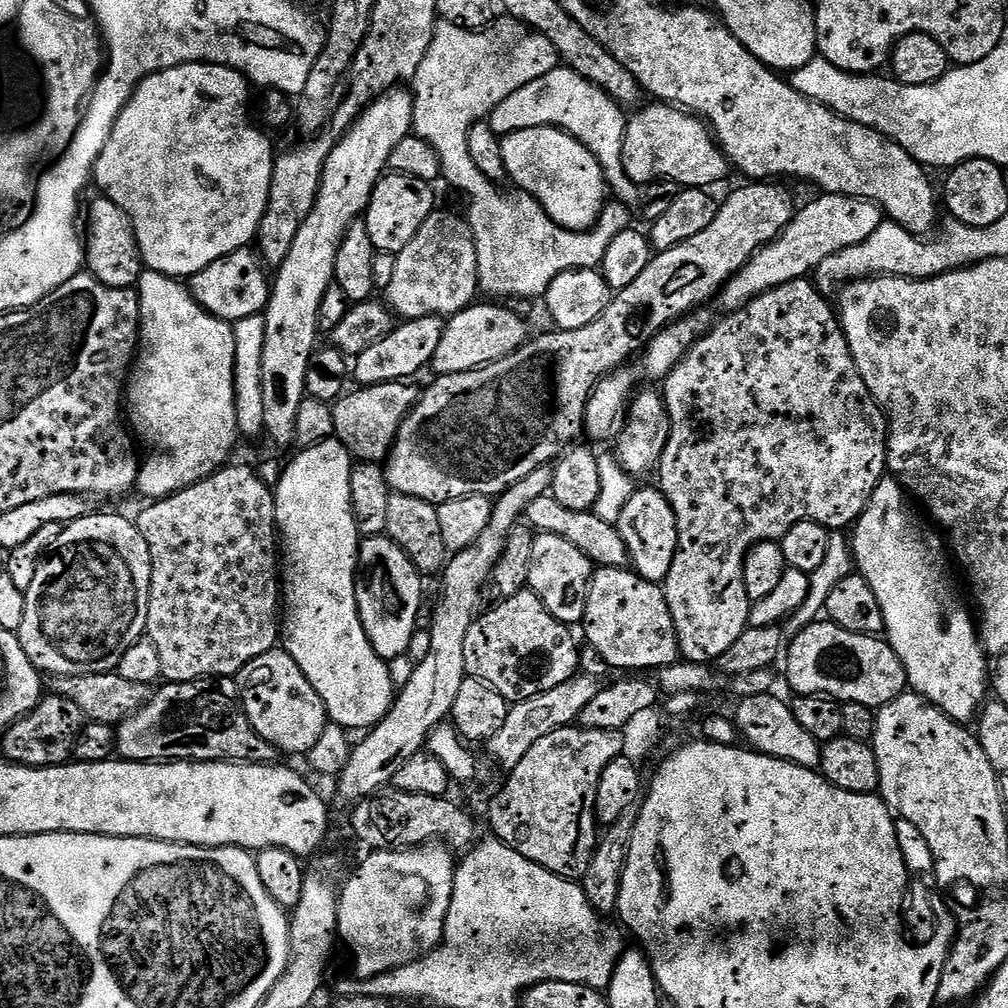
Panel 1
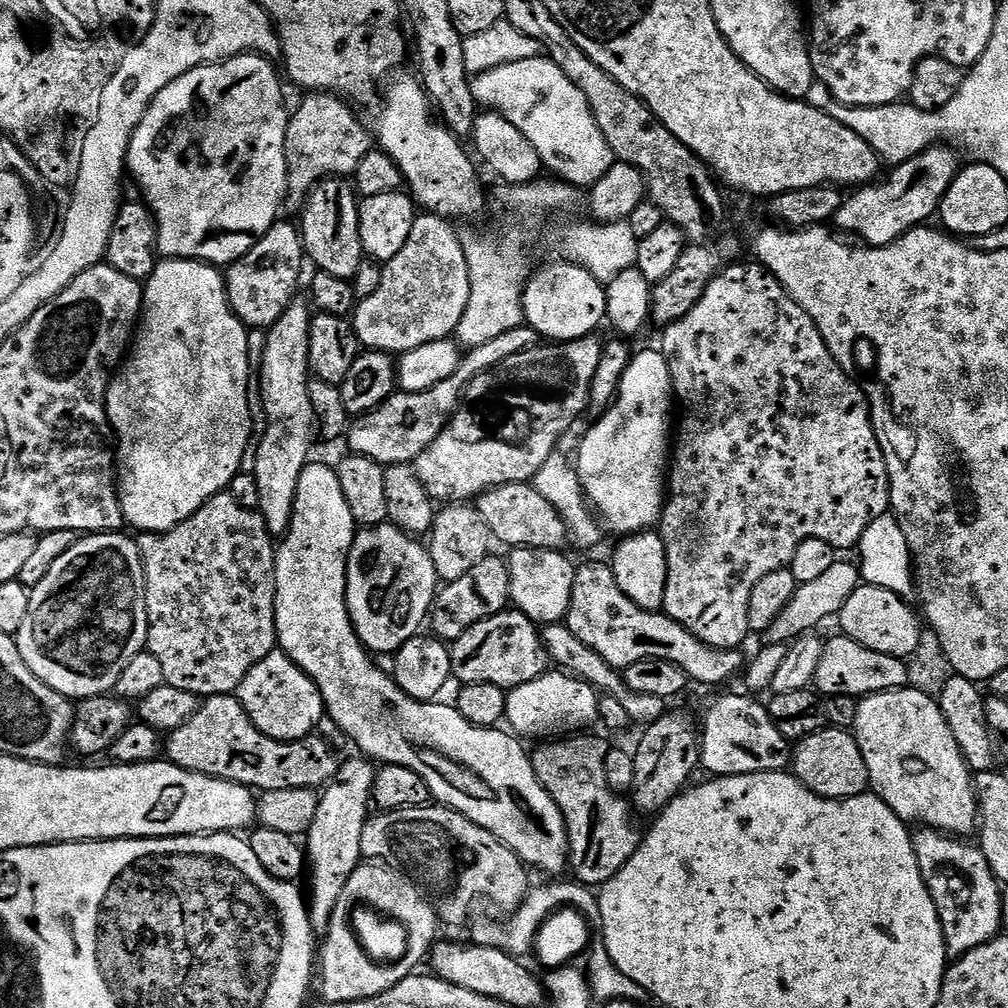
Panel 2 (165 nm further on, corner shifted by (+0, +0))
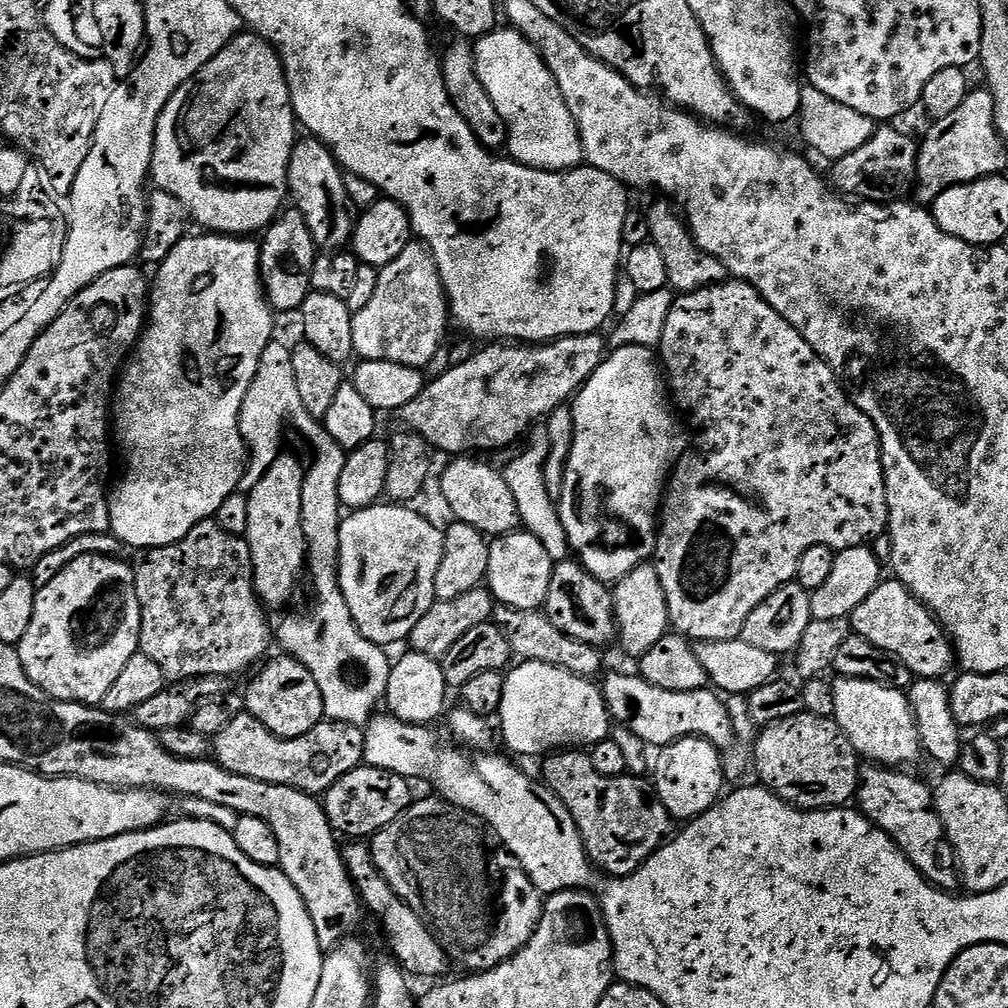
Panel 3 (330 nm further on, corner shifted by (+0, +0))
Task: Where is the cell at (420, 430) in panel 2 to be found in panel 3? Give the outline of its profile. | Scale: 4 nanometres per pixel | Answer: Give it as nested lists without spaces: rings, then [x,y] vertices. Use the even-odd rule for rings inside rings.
[[[587,332],[581,336],[562,336],[559,340],[540,342],[535,346],[513,346],[508,342],[492,342],[484,347],[488,348],[474,353],[469,360],[464,360],[461,364],[453,363],[446,374],[429,379],[418,394],[418,398],[414,398],[414,402],[406,402],[406,406],[398,413],[399,419],[404,419],[403,427],[409,432],[418,433],[437,453],[449,452],[449,457],[459,458],[465,454],[484,454],[480,452],[488,452],[491,448],[504,448],[507,444],[514,443],[535,420],[543,421],[556,408],[567,405],[592,377],[594,370],[598,370],[598,366],[604,361],[606,355],[606,340],[600,332]]]

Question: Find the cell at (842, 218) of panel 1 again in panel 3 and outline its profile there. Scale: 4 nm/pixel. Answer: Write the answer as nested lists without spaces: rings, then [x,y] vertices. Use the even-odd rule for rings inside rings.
[[[973,87],[966,98],[962,98],[962,106],[949,114],[947,118],[931,121],[928,133],[924,141],[919,141],[916,150],[916,174],[914,177],[914,192],[916,188],[915,203],[921,206],[931,206],[946,190],[950,190],[959,184],[969,184],[975,180],[981,180],[987,176],[995,176],[1001,171],[1004,164],[1004,148],[1000,135],[996,132],[996,119],[994,118],[994,98],[988,92],[987,87]]]

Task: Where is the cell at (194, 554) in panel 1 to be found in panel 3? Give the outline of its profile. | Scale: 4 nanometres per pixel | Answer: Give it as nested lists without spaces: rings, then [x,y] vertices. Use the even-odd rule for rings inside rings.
[[[215,519],[203,520],[186,538],[170,546],[149,548],[137,556],[140,557],[134,560],[134,567],[142,614],[139,655],[152,659],[162,670],[165,681],[197,680],[200,676],[234,678],[269,655],[268,647],[274,644],[274,628],[268,625],[269,613],[256,592],[252,555],[244,536],[227,533]]]

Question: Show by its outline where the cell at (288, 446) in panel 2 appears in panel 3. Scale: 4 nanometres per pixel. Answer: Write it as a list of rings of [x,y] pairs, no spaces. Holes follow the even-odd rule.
[[[280,456],[264,472],[264,477],[247,493],[249,526],[246,539],[250,546],[256,592],[269,609],[280,608],[292,596],[300,572],[306,568],[304,539],[304,497],[306,468],[296,456]]]

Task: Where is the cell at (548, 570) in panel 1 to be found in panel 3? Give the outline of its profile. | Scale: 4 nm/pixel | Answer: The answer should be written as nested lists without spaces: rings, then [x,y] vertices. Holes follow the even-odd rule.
[[[527,530],[507,532],[505,536],[497,536],[488,545],[488,574],[486,587],[492,593],[492,599],[497,605],[517,608],[519,611],[537,611],[543,609],[546,594],[550,594],[550,578],[554,561],[546,554],[546,546],[534,538]]]

